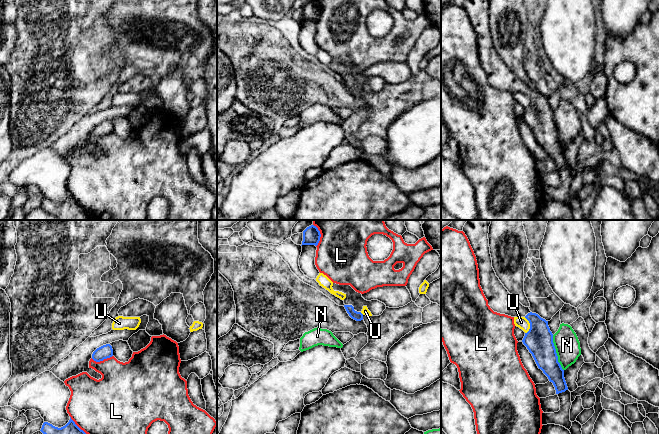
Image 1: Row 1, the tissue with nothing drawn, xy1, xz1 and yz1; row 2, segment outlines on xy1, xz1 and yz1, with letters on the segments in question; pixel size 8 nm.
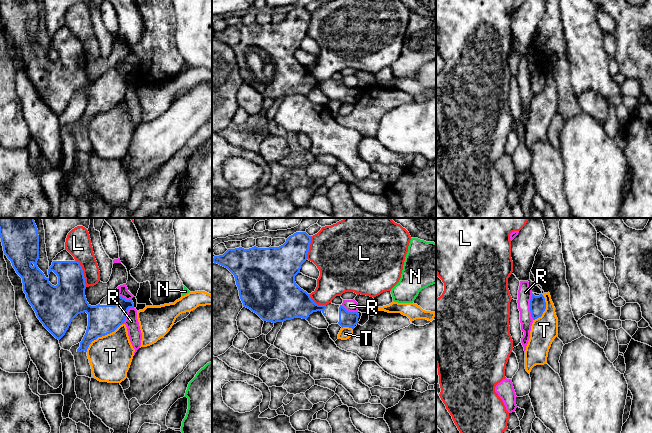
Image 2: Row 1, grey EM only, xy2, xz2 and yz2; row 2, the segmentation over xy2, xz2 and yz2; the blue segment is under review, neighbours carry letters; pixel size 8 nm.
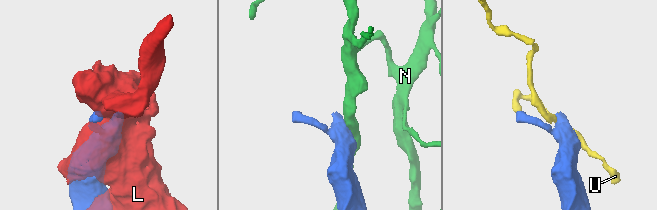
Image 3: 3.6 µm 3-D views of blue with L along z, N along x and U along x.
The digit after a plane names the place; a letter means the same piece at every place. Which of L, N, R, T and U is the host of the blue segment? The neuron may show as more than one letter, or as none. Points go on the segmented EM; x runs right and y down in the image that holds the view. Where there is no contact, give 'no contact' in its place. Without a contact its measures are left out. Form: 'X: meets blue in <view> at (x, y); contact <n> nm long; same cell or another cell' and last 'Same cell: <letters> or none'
L: meets blue in xy2 at (82, 273); contact 240 nm long; another cell
N: meets blue in yz1 at (556, 353); contact 300 nm long; another cell
R: meets blue in yz2 at (530, 306); contact 220 nm long; another cell
T: meets blue in xy2 at (102, 335); contact 380 nm long; another cell
U: meets blue in yz1 at (530, 325); contact 140 nm long; another cell
Same cell: none

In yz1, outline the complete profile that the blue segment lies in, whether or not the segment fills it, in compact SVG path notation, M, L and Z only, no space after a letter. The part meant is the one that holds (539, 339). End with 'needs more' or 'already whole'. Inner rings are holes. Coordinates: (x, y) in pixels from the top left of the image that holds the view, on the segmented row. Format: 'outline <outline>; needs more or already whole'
outline M468 220L462 230L476 256L480 286L488 300L488 305L494 312L511 317L525 317L529 321L530 329L525 333L523 344L532 354L538 368L553 383L556 394L565 392L568 387L564 378L564 370L558 362L548 321L532 313L529 307L523 306L496 276L492 267L488 239L490 224L491 220Z; needs more

